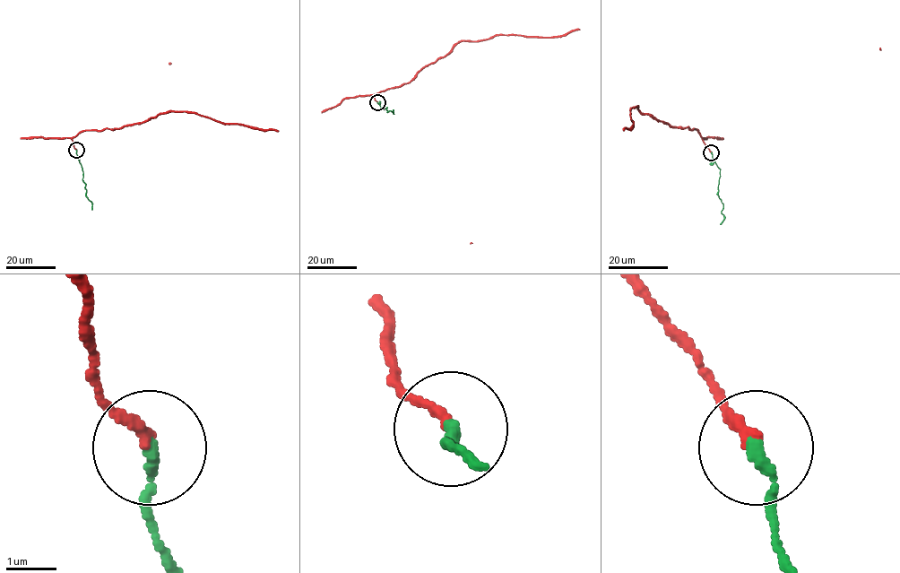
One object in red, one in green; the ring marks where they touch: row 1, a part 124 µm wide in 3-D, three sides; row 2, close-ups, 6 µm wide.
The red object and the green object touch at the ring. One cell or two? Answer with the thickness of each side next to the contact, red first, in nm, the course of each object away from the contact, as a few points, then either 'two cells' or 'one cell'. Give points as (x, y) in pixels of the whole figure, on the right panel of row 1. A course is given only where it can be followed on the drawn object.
calibres 200 and 240 nm; course red (712, 152), (695, 129), (672, 127), (643, 114), (637, 107), (630, 109), (633, 125), (623, 130); course green (712, 152), (720, 169), (718, 195), (724, 216), (720, 224); one cell

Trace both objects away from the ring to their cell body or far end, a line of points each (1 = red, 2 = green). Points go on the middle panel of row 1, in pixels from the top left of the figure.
1: (377, 102), (373, 95), (409, 83), (463, 40), (484, 40), (497, 35), (555, 37), (579, 29)
2: (377, 102), (382, 109), (386, 108), (386, 112), (393, 113), (393, 109)

